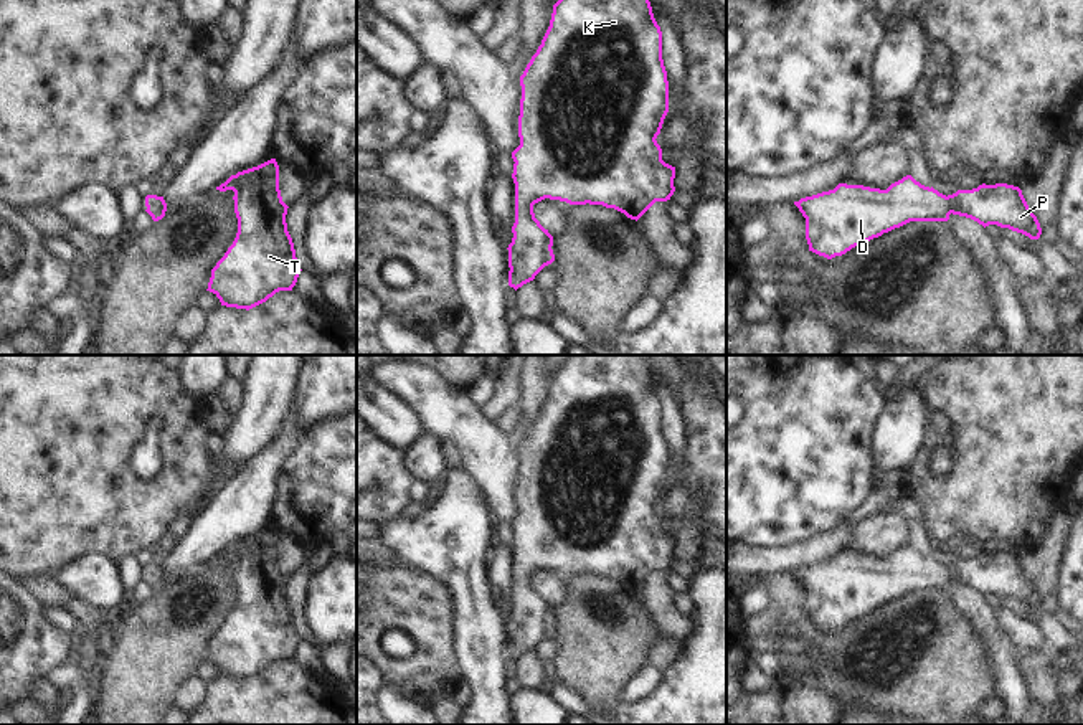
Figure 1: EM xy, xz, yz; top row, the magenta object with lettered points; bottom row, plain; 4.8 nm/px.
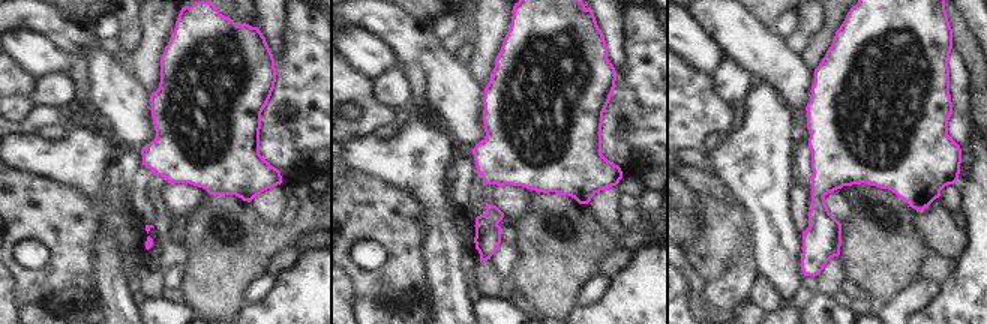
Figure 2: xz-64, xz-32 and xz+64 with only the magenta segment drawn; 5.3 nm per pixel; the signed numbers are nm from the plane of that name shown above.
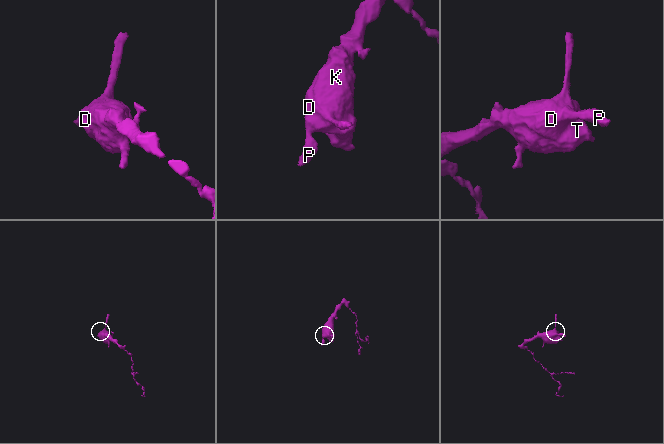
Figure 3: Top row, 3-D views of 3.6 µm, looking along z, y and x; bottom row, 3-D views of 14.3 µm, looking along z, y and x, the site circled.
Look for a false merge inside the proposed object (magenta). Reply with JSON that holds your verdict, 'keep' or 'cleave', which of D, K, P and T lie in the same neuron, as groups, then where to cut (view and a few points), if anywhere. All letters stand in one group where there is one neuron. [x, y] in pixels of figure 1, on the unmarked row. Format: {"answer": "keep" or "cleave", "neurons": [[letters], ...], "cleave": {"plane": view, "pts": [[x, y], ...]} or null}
{"answer": "keep", "neurons": [["D", "K", "P", "T"]], "cleave": null}

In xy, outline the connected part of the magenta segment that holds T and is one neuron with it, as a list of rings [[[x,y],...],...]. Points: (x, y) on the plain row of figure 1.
[[[276,528],[231,545],[216,560],[234,562],[238,603],[225,626],[211,639],[206,661],[213,662],[221,675],[246,680],[266,672],[279,661],[292,661],[302,639],[287,601],[286,585],[289,576],[281,566]]]

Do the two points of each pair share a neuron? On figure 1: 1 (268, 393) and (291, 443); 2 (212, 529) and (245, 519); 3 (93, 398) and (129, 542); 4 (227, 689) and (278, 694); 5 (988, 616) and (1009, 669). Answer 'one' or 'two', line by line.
1: two
2: one
3: one
4: one
5: one

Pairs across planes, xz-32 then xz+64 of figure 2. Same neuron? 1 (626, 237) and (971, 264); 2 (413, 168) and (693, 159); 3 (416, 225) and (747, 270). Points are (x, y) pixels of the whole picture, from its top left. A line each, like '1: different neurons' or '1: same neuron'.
1: different neurons
2: different neurons
3: different neurons

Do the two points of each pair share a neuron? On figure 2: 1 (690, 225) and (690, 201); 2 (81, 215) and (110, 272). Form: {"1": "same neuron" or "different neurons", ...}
{"1": "same neuron", "2": "different neurons"}

